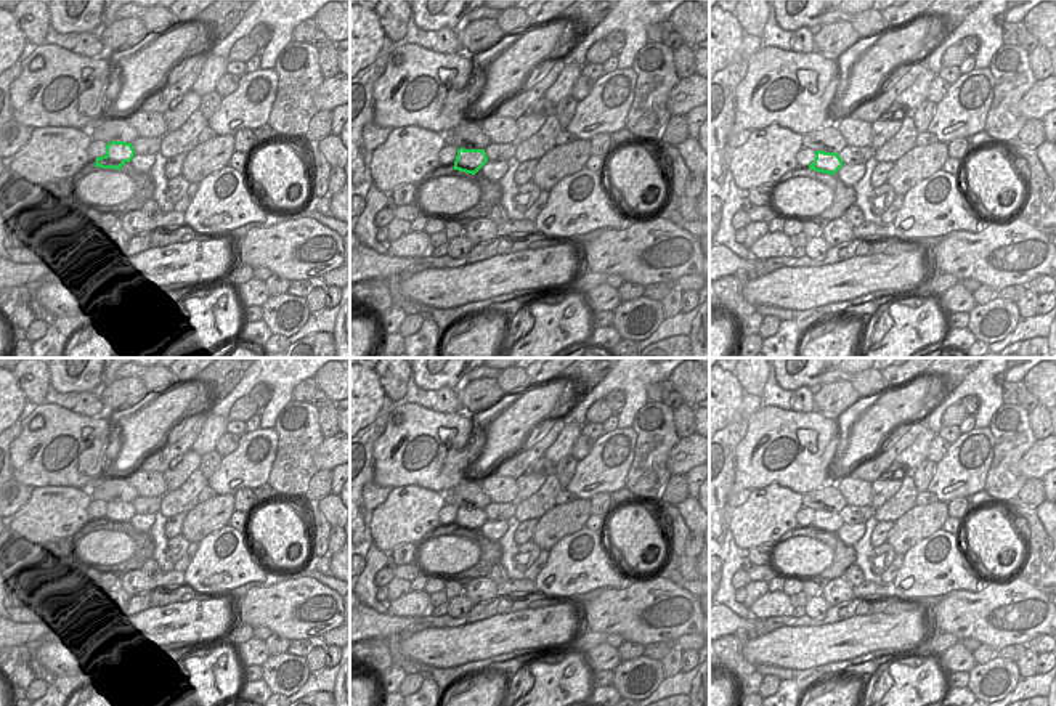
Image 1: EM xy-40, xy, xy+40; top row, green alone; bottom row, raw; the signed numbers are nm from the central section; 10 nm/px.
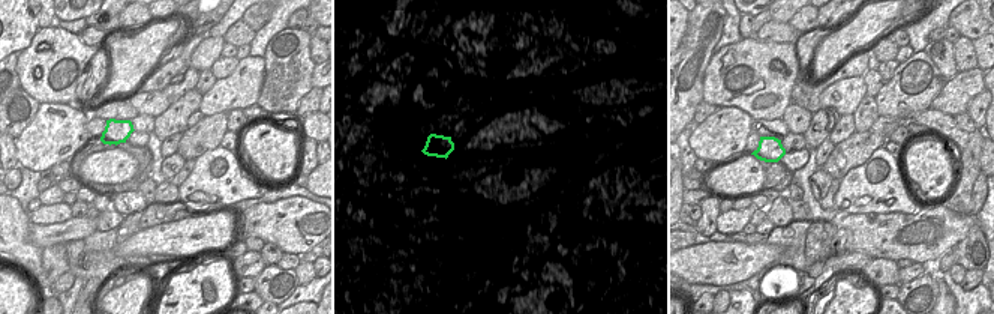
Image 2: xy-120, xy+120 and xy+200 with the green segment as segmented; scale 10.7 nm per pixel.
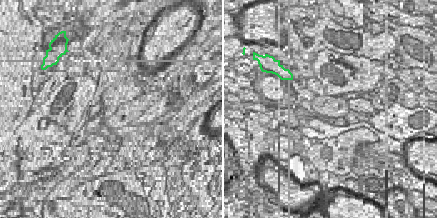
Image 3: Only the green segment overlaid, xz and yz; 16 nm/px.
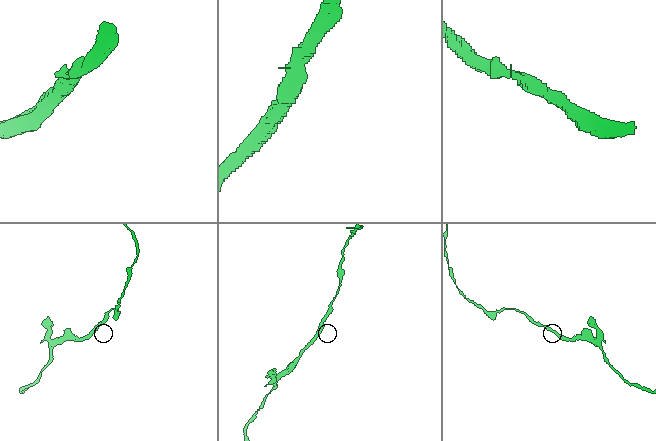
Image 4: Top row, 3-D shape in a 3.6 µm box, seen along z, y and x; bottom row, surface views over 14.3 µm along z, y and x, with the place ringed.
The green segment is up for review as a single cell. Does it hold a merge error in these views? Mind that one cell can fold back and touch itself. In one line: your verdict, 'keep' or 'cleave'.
keep

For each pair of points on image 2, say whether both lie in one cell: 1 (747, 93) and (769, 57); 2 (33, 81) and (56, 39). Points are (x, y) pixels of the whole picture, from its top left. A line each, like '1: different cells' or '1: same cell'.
1: same cell
2: same cell

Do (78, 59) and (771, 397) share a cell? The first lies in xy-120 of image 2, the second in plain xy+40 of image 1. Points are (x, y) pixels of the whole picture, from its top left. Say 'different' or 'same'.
different

